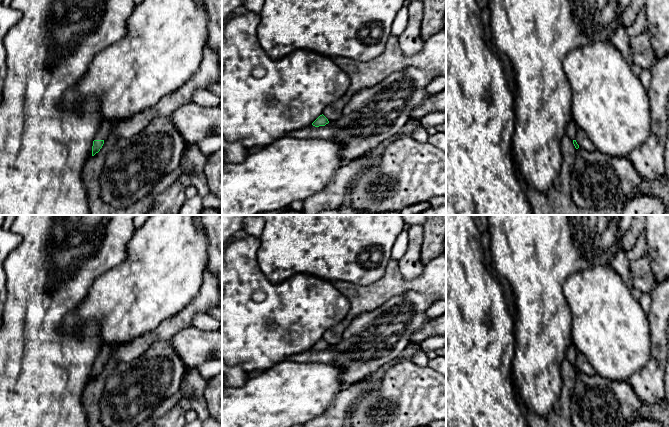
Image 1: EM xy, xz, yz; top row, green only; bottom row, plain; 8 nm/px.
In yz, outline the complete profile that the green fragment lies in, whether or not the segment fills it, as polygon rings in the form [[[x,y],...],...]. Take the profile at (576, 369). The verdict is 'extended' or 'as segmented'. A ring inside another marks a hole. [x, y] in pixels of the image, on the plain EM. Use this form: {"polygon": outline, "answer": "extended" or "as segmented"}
{"polygon": [[[571,344],[566,352],[566,359],[573,365],[573,368],[575,370],[576,373],[579,372],[579,369],[576,366],[576,353],[577,353],[577,349],[574,346],[574,344]]], "answer": "extended"}

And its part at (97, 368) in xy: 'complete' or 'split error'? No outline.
split error

